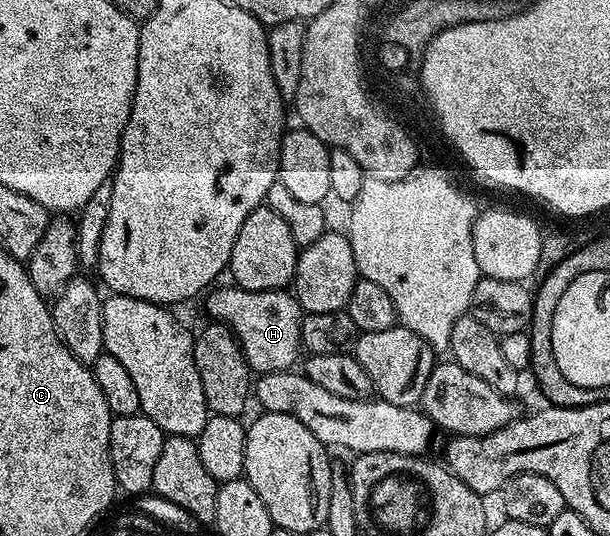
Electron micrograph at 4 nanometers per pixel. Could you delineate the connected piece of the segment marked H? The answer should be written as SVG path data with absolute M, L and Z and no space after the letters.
M237 287L229 288L215 288L205 298L206 309L214 316L211 318L215 322L226 325L238 336L251 370L258 375L293 370L297 366L294 364L298 361L298 353L303 352L300 327L304 314L298 305L297 296L286 289L248 291Z

